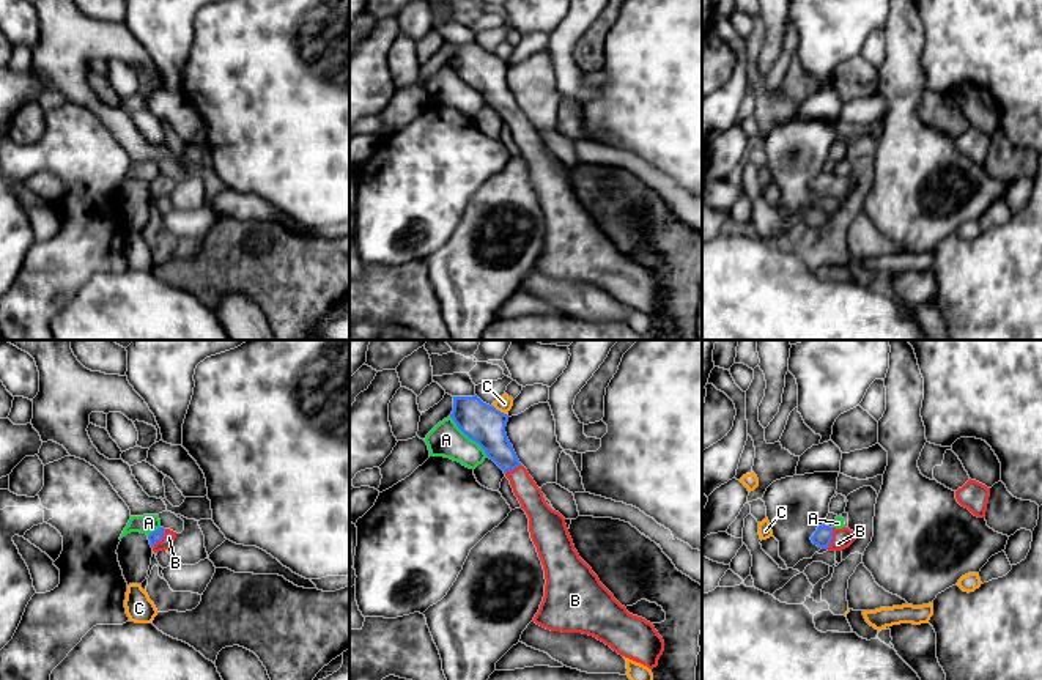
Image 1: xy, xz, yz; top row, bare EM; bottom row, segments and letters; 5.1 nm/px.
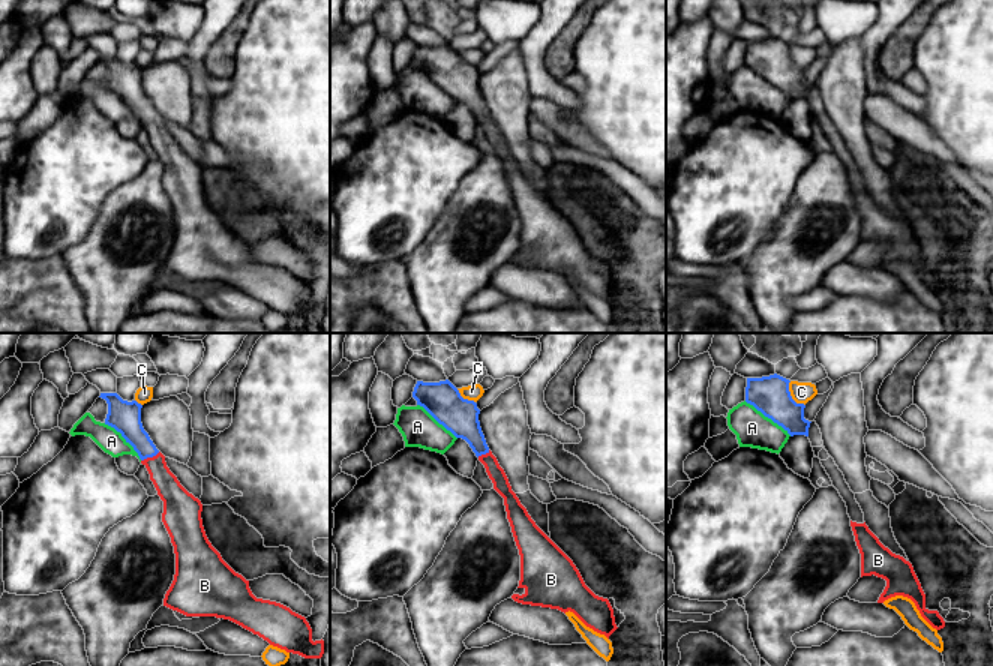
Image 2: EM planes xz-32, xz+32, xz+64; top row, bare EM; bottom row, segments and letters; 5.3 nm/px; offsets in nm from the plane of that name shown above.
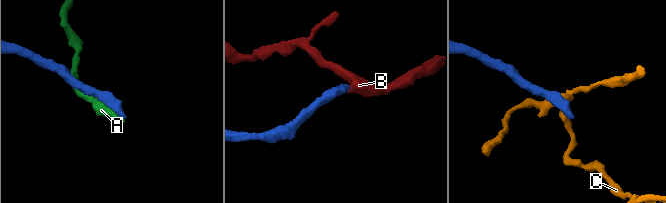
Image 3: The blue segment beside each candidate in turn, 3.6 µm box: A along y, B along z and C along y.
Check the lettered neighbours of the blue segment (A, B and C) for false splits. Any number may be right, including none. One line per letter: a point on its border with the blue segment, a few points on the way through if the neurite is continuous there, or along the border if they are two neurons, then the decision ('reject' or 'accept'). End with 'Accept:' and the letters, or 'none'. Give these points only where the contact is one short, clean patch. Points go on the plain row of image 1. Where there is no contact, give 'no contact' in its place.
A: contact xz (468, 84); reject
B: contact yz (830, 188); way yz (822, 184), (830, 188), (844, 184); accept
C: contact xz (499, 59); border xz (493, 52), (506, 62); reject
Accept: B

